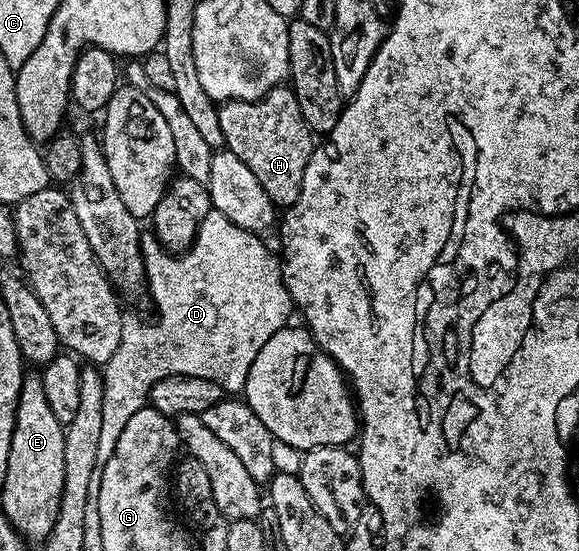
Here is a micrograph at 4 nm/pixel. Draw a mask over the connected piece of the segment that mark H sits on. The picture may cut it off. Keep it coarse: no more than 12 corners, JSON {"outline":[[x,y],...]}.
{"outline":[[292,86],[217,112],[227,150],[290,207],[315,146]]}

